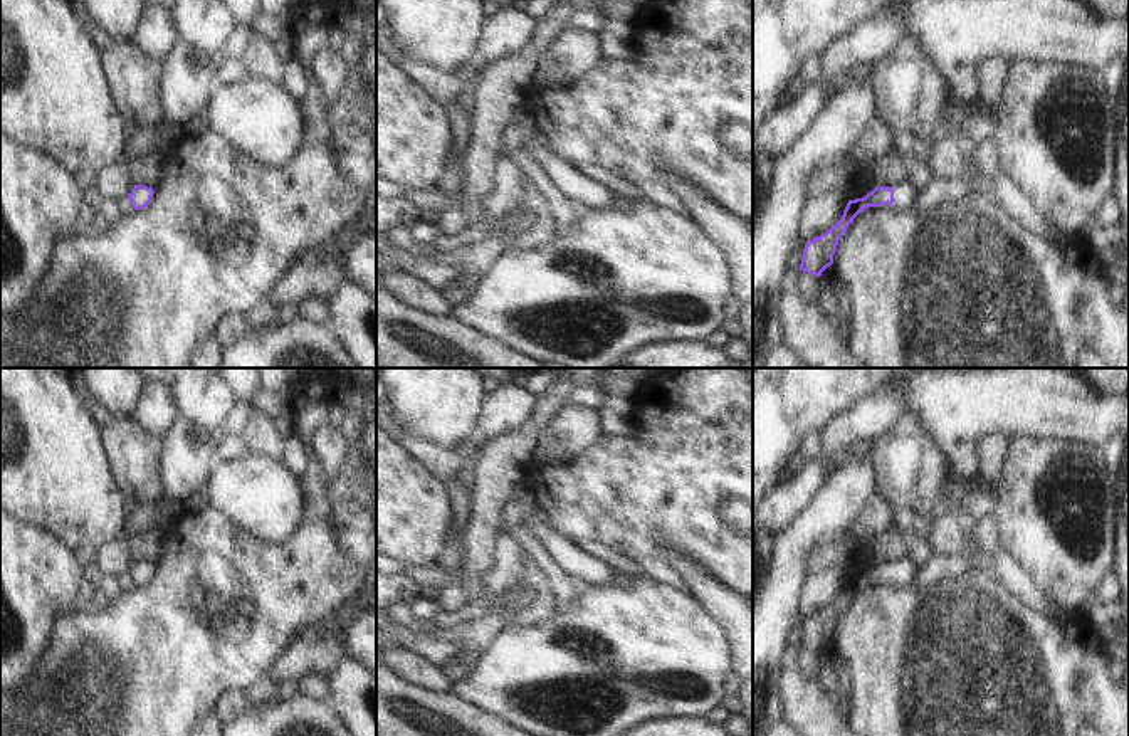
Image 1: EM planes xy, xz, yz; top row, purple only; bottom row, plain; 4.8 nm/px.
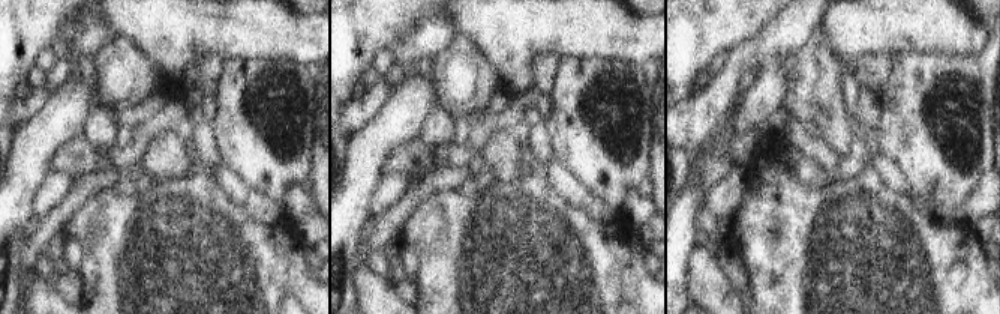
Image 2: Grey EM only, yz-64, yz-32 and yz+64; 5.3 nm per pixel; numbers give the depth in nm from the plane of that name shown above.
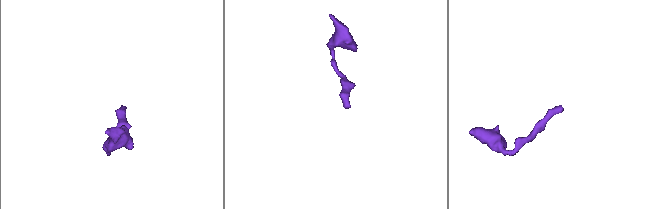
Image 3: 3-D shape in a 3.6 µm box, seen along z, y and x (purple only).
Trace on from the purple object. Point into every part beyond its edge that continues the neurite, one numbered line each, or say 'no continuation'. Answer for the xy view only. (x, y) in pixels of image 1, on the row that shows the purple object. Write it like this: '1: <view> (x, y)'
no continuation

